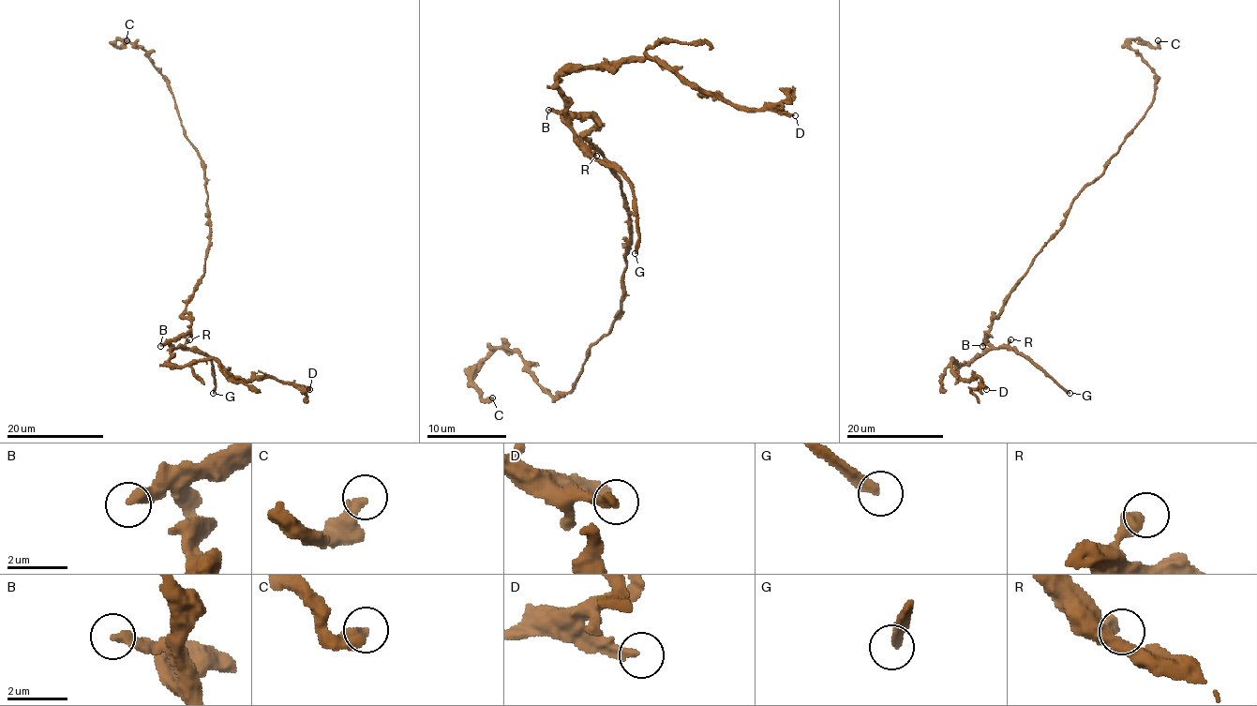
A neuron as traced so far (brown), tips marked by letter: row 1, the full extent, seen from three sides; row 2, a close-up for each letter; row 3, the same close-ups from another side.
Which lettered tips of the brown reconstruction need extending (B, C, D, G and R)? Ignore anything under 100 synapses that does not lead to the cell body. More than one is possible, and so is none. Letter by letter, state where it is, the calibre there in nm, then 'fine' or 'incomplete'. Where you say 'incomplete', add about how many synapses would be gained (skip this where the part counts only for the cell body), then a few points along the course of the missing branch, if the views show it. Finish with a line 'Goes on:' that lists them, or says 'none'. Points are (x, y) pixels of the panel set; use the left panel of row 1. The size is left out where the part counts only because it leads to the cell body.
B: at (160, 346); 320 nm thick; fine
C: at (127, 40); 400 nm thick; fine
D: at (309, 389); 300 nm thick; incomplete; about 300 synapses
G: at (213, 393); 320 nm thick; incomplete
R: at (189, 339); 460 nm thick; fine
Goes on: D, G

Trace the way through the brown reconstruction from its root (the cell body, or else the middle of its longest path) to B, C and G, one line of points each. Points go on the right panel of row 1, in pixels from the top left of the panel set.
B: (1035, 258), (1003, 309), (992, 320), (982, 346)
C: (1035, 258), (1151, 102), (1155, 71), (1128, 42), (1158, 47), (1158, 40)
G: (1035, 258), (1003, 309), (992, 320), (987, 340), (995, 347), (1014, 348), (1069, 393)

